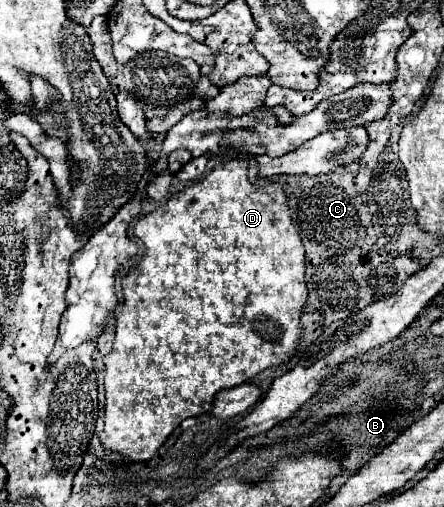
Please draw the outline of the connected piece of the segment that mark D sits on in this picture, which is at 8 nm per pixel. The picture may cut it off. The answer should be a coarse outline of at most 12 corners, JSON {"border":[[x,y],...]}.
{"border":[[218,165],[134,225],[106,449],[148,461],[288,361],[280,183]]}

